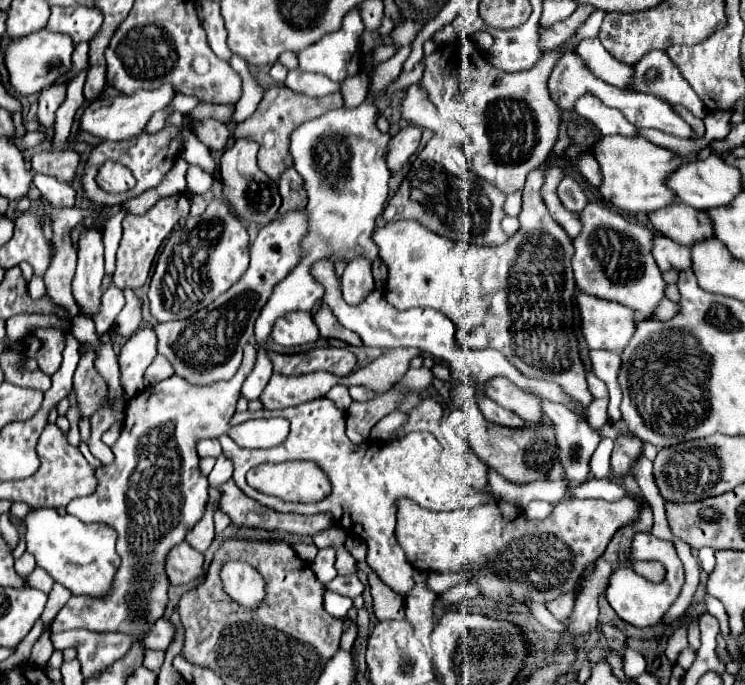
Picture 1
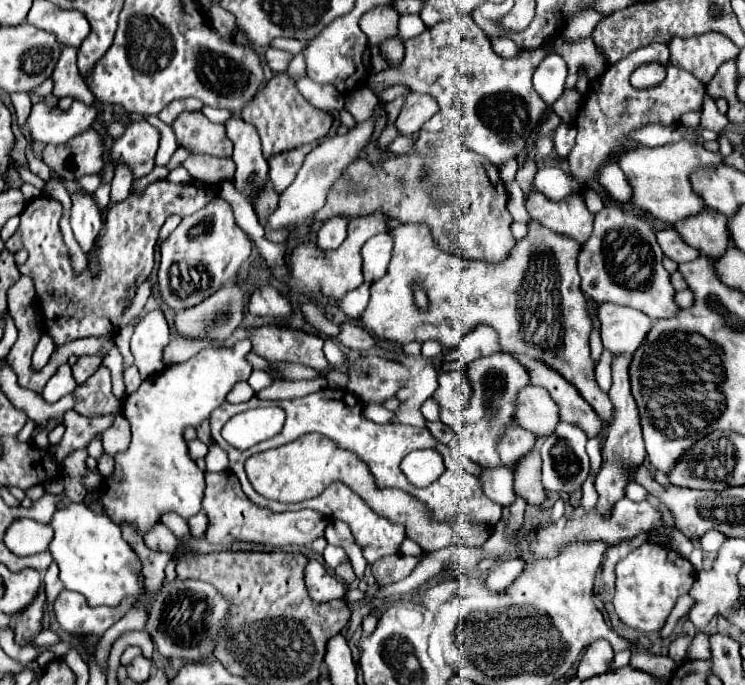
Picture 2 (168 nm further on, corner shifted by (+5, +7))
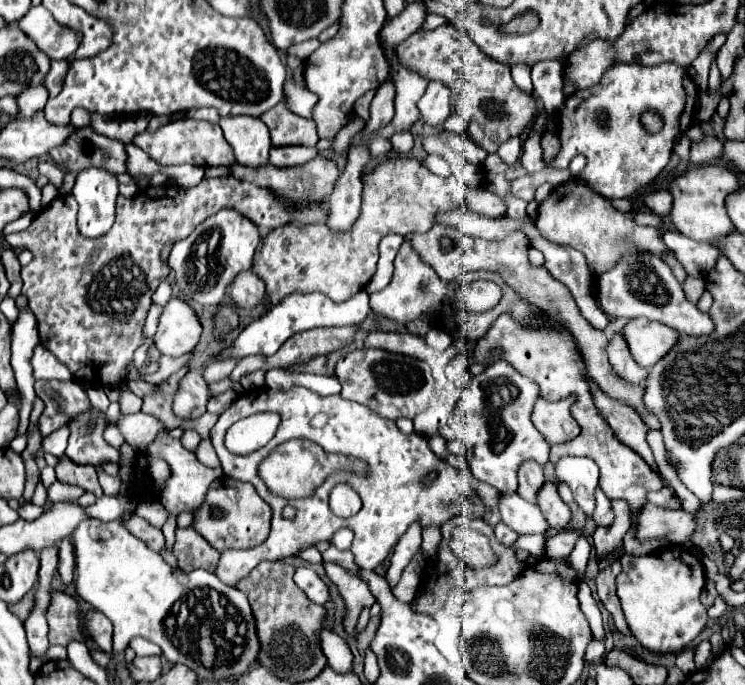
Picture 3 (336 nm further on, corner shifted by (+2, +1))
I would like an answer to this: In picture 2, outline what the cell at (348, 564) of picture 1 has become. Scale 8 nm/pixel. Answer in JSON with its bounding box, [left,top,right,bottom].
[335,562,355,584]

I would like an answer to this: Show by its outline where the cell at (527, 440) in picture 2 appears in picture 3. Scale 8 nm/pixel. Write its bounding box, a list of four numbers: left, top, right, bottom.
[518,462,546,504]

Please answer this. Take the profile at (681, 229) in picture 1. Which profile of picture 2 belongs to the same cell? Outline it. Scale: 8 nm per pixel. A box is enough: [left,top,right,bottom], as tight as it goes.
[673,208,729,256]

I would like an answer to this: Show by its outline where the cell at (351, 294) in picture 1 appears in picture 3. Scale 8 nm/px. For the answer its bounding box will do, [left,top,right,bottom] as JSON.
[252,158,506,308]

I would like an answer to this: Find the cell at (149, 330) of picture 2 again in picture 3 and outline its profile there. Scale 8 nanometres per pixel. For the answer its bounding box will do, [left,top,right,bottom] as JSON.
[154,296,202,356]

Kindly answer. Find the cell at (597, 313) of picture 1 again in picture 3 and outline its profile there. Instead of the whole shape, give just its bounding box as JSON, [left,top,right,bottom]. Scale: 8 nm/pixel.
[622,318,682,368]

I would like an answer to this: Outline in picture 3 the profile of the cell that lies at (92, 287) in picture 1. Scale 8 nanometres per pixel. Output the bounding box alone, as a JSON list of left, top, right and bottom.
[72,168,118,238]

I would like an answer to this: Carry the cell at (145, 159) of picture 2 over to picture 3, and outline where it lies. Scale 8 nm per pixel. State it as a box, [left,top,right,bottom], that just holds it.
[134,120,234,166]

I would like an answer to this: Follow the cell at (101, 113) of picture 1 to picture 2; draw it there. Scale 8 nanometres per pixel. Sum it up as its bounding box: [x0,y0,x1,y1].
[27,100,99,144]

